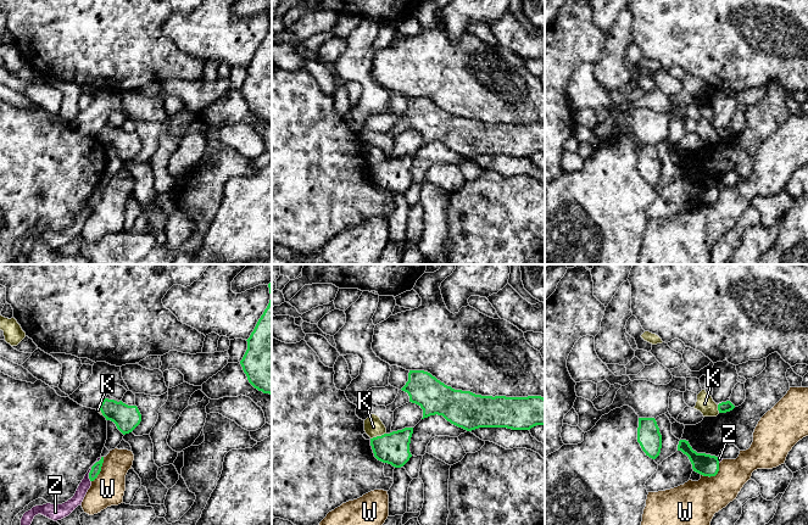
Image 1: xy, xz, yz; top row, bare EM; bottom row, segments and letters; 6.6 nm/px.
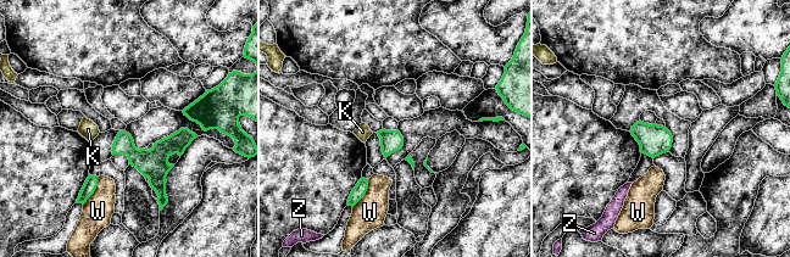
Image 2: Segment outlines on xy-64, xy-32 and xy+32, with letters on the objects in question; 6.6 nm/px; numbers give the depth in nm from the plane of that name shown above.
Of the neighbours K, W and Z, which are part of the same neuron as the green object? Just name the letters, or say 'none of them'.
none of them

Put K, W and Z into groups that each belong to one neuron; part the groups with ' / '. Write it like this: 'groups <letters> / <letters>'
groups K / W / Z

